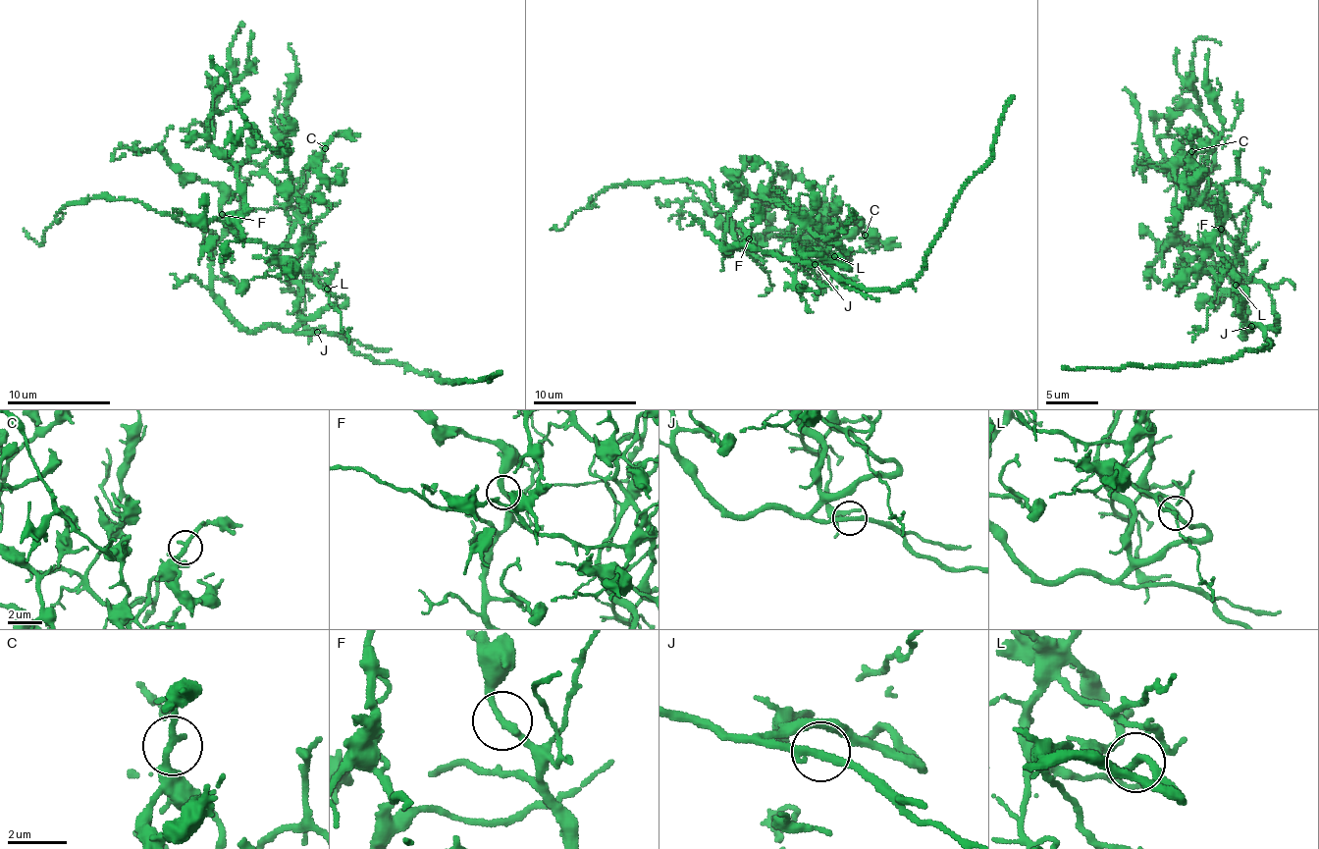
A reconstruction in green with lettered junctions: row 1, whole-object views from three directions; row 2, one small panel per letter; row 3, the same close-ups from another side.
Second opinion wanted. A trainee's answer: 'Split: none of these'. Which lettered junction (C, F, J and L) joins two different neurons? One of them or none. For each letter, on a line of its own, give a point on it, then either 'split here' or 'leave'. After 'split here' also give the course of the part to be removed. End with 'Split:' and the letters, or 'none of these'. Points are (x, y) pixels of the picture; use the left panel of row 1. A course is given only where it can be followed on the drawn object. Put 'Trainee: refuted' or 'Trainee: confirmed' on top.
Trainee: confirmed
C: (325, 148) | leave
F: (222, 214) | leave
J: (317, 332) | leave
L: (327, 289) | leave
Split: none of these

